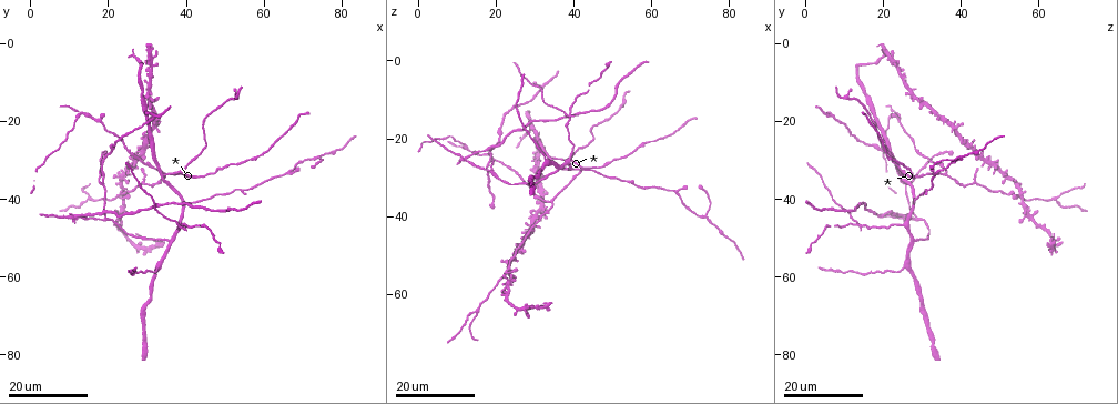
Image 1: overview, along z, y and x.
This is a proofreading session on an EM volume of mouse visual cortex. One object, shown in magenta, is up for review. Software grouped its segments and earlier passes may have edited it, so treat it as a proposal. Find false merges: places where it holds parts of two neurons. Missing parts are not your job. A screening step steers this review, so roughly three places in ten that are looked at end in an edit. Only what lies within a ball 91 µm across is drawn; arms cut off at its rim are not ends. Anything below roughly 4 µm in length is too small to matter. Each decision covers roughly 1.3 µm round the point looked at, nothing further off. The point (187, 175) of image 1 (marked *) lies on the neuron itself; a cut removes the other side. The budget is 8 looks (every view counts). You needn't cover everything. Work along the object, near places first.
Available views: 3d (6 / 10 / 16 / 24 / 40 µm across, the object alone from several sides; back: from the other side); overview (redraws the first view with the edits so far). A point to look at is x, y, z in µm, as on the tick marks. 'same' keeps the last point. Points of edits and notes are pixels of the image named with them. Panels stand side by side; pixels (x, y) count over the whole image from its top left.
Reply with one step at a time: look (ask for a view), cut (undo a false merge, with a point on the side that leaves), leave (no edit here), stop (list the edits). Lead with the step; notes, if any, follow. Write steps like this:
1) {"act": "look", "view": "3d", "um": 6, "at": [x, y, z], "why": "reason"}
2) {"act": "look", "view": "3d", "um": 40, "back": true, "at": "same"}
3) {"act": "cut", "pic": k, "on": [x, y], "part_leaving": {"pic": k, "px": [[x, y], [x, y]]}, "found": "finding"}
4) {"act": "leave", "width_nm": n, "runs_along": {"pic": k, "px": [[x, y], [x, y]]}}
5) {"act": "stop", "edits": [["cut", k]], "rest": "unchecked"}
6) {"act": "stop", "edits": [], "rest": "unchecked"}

{"act": "look", "view": "3d", "um": 24, "at": [39.0, 33.5, 25.0], "why": "three arms meet"}

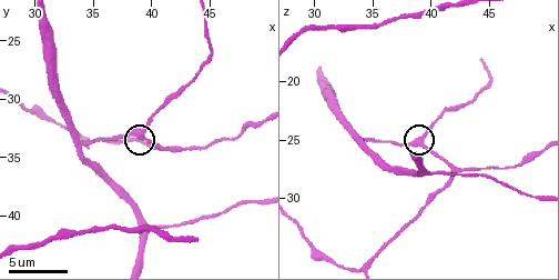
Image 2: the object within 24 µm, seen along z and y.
{"act": "look", "view": "3d", "um": 6, "at": [38.8, 32.8, 24.8]}

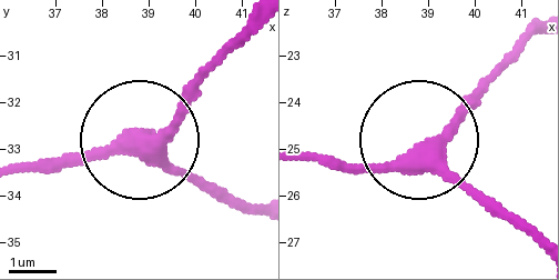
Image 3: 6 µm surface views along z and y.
{"act": "leave", "width_nm": 340, "found": "continuous, no second neuron"}

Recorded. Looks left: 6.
{"act": "look", "view": "3d", "um": 24, "at": [12.0, 44.5, 25.0], "why": "four arms meet"}

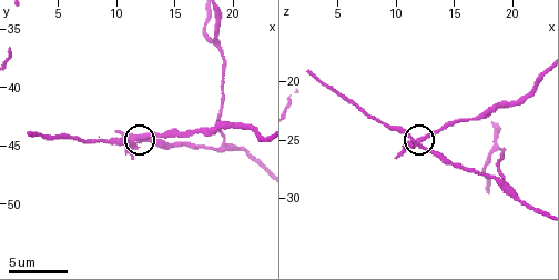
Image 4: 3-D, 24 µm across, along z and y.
{"act": "look", "view": "3d", "um": 6, "at": [11.6, 44.4, 25.0]}

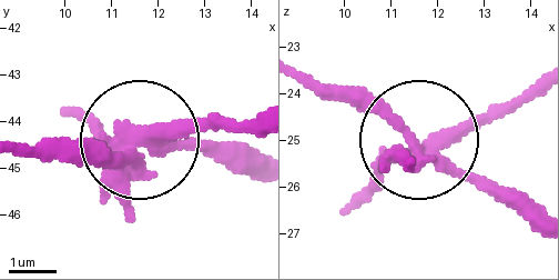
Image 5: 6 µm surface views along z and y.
{"act": "cut", "pic": 5, "on": [84, 119], "width_nm": 300, "part_leaving": {"pic": 5, "px": [[140, 154], [183, 134], [255, 134]]}, "found": "two neurons meet here"}

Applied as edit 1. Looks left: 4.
{"act": "look", "view": "3d", "um": 16, "at": [33.0, 57.5, 26.0]}

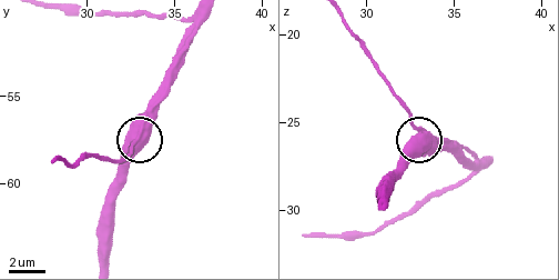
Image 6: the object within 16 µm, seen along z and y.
{"act": "look", "view": "3d", "um": 10, "at": "same", "why": "closer look"}

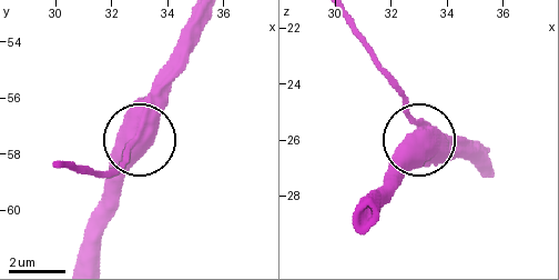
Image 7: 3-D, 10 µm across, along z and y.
{"act": "leave", "width_nm": 440, "found": "all the same neuron"}

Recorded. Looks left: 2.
{"act": "stop", "edits": [["cut", 5]], "rest": "unchecked"}

